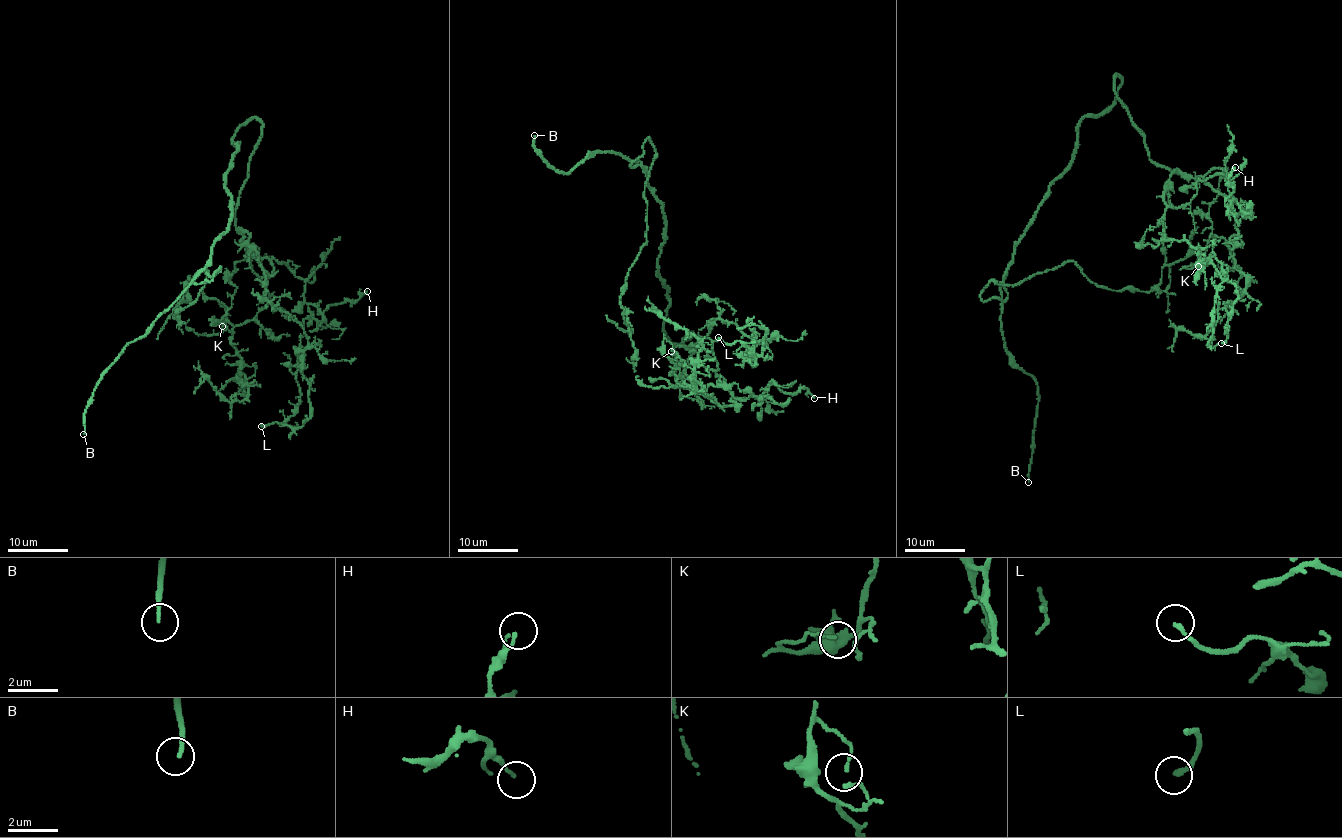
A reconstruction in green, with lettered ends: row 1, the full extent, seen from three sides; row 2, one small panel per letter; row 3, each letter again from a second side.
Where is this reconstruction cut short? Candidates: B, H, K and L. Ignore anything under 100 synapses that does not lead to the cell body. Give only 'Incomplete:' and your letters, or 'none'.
Incomplete: B

